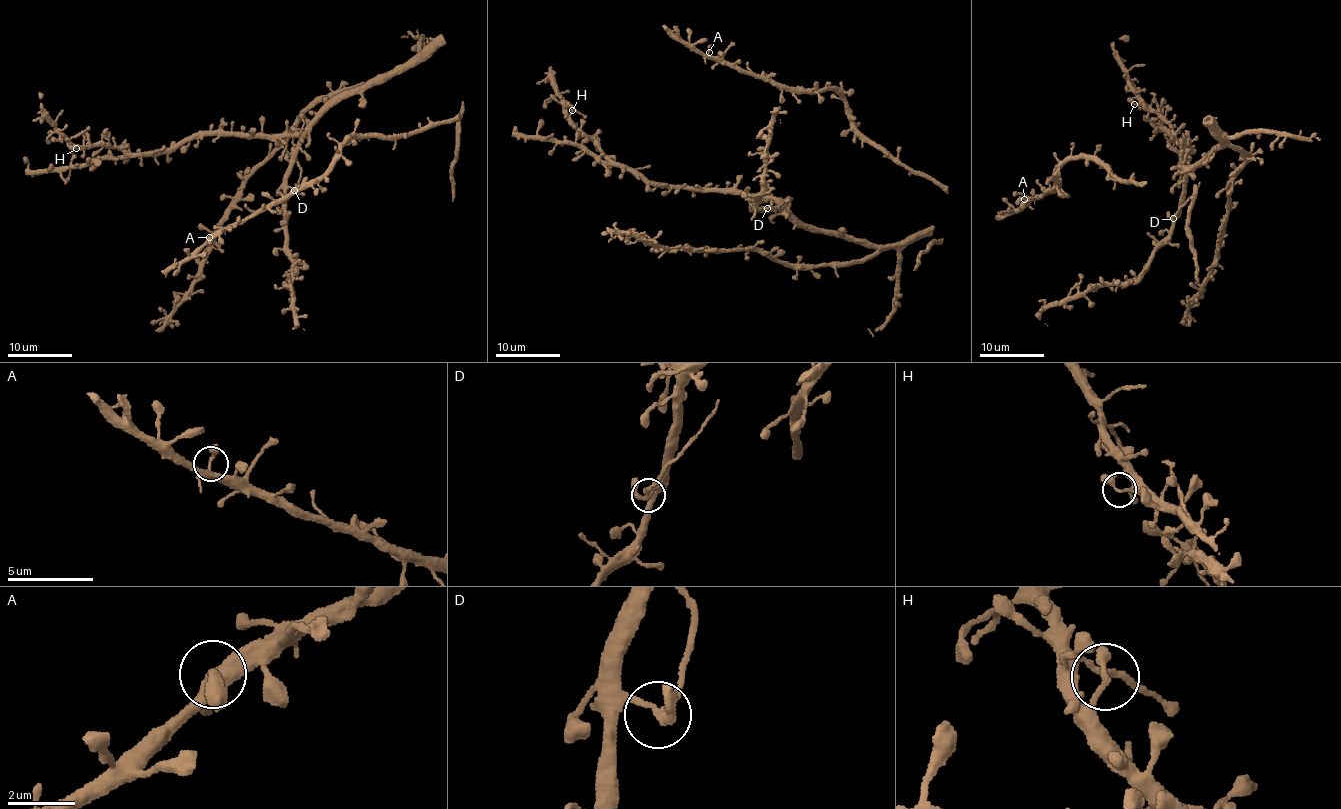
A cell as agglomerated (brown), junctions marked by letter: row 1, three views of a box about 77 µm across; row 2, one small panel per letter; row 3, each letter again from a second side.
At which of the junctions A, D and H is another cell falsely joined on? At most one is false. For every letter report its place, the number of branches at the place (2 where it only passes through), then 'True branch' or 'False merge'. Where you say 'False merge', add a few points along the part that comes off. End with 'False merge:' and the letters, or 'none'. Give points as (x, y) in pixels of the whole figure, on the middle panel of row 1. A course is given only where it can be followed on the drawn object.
A: Place: (709, 52). Branches: 3. True branch
D: Place: (767, 208). Branches: 3. False merge. Course of the part to remove: (767, 207), (773, 209), (775, 214), (770, 220), (774, 223)
H: Place: (572, 110). Branches: 2. True branch
False merge: D

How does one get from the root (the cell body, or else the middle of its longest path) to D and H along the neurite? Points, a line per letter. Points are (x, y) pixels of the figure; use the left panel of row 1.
D: (355, 91), (342, 94), (301, 139), (286, 179), (288, 186), (293, 190)
H: (355, 91), (342, 94), (305, 129), (292, 134), (190, 135), (164, 150), (141, 152), (97, 145), (76, 148)

